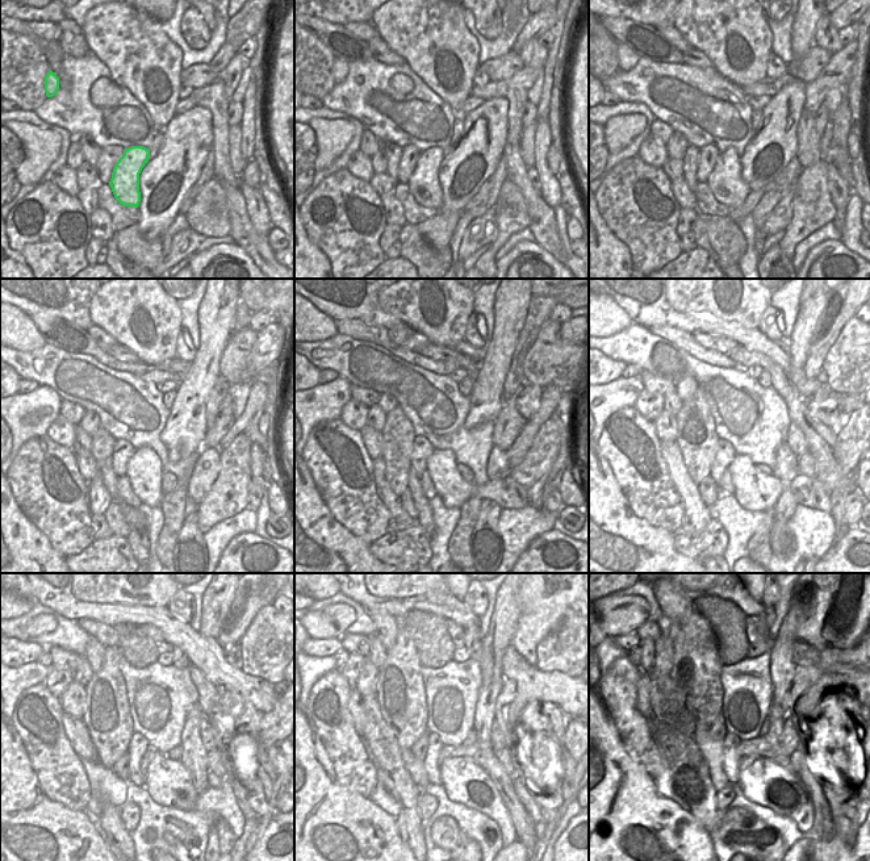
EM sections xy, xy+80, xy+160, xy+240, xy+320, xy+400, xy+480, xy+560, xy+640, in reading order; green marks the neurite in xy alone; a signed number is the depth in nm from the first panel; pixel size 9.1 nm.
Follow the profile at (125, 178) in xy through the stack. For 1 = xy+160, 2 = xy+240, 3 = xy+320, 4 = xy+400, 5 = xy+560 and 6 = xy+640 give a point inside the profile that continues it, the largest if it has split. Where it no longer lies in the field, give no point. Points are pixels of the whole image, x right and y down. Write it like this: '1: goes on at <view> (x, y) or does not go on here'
1: goes on at xy+160 (726, 182)
2: goes on at xy+240 (143, 471)
3: goes on at xy+320 (454, 490)
4: goes on at xy+400 (755, 490)
5: goes on at xy+560 (464, 782)
6: goes on at xy+640 (765, 782)

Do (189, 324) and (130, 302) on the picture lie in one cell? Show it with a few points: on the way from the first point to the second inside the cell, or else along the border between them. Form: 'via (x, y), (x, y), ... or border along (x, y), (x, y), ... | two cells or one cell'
border along (178, 301), (182, 327) | two cells

